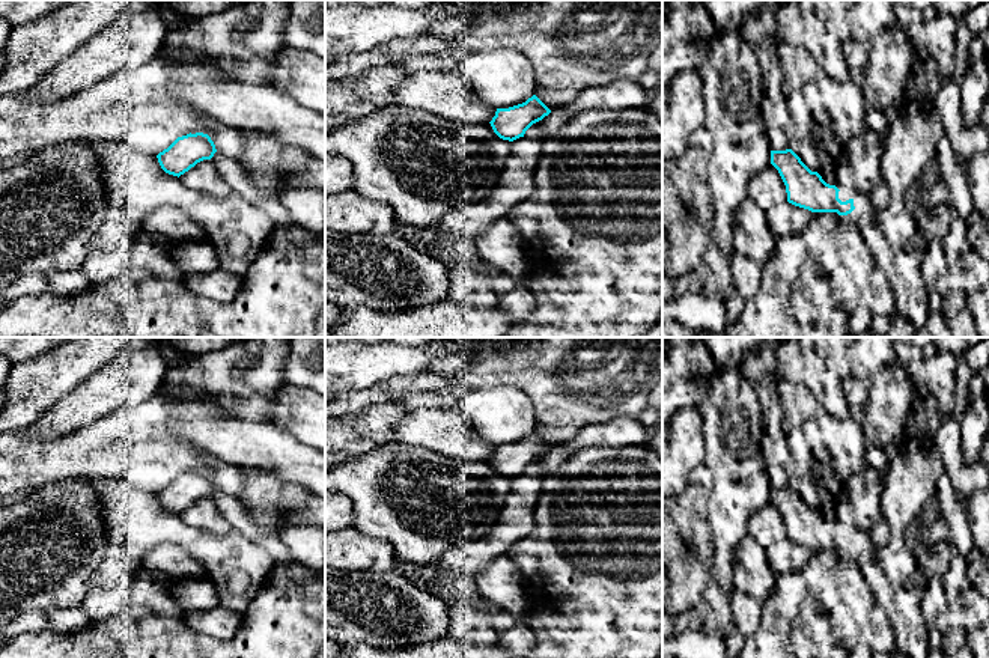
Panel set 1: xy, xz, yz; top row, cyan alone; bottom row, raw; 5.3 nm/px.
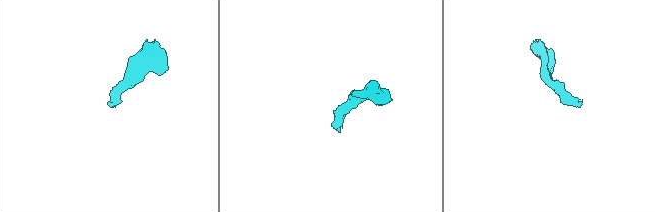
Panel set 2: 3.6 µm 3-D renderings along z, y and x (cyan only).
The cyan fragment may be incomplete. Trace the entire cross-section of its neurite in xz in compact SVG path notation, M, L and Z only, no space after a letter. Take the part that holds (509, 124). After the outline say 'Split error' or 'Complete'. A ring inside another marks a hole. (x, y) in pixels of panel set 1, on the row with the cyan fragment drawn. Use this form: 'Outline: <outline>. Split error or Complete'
Outline: M533 95L522 104L509 108L497 108L489 123L500 139L513 142L524 137L533 123L542 120L549 113L551 110Z. Complete

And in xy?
Outline: M196 133L178 137L167 149L157 155L161 169L173 176L181 176L203 160L211 160L217 152L208 134Z. Complete

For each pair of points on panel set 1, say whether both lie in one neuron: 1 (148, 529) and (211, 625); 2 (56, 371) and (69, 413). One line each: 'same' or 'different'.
1: different
2: different

